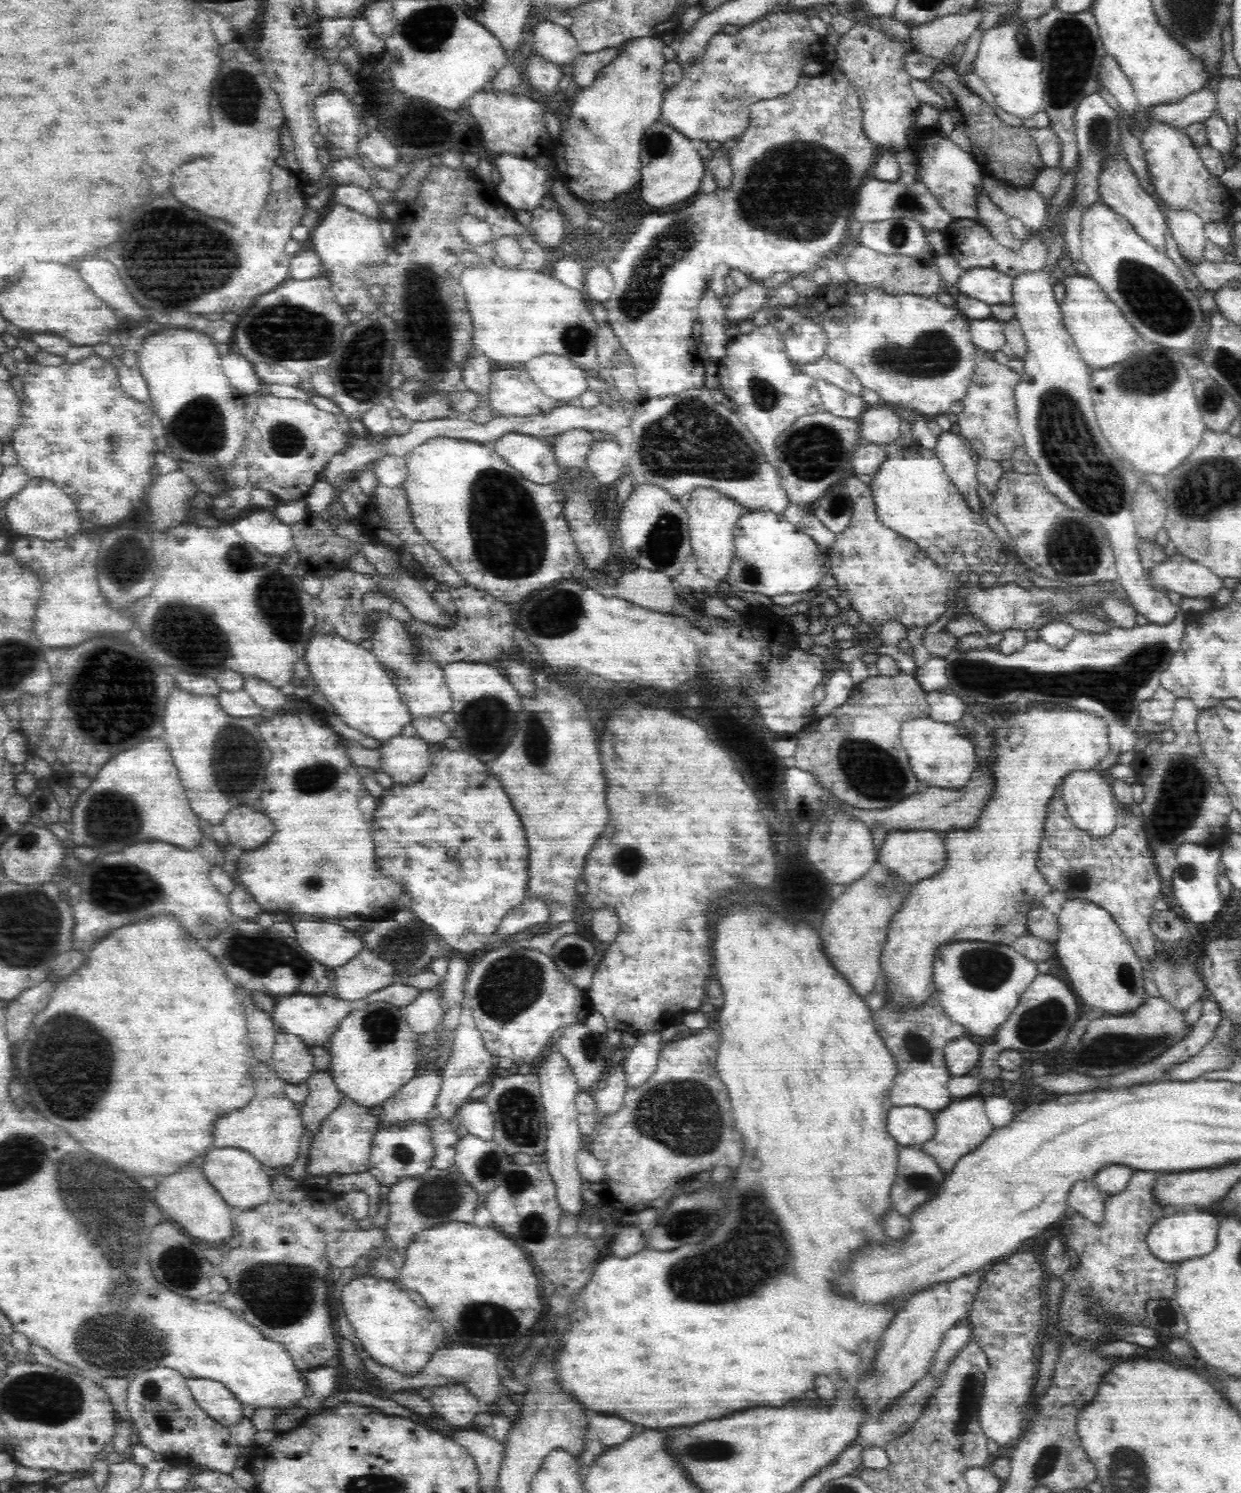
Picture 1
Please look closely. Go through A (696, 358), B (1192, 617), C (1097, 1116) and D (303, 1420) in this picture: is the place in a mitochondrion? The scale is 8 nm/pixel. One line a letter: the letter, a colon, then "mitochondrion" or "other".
A: other
B: other
C: other
D: other

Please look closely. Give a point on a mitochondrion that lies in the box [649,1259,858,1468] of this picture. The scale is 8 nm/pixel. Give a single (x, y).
(692, 1451)

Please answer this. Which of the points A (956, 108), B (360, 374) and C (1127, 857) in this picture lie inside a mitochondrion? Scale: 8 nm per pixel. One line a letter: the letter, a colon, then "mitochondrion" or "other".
A: other
B: mitochondrion
C: other

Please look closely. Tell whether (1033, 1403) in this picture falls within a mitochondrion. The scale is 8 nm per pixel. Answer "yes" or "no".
no

